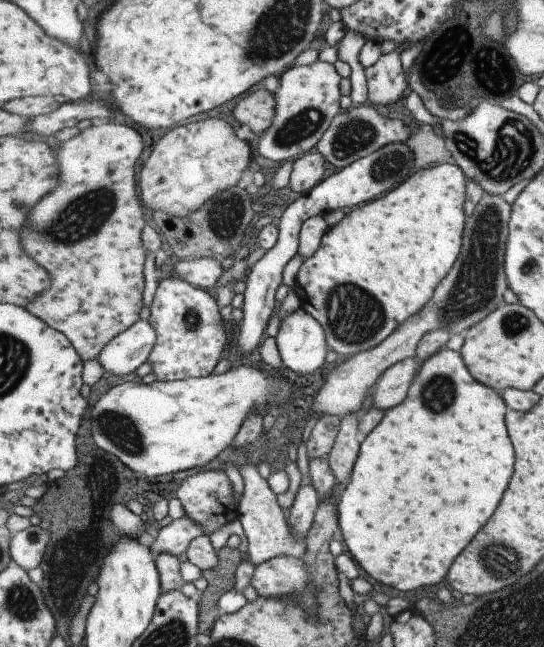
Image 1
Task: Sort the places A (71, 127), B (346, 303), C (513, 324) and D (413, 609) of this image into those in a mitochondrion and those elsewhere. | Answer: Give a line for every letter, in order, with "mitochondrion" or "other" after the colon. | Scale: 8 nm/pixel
A: other
B: mitochondrion
C: mitochondrion
D: other

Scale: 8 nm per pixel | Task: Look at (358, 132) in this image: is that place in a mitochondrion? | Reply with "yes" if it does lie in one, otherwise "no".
yes

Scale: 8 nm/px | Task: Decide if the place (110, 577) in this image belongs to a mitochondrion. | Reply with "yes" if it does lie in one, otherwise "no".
no

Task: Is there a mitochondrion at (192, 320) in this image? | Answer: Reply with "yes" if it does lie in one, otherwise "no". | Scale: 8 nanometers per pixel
yes

